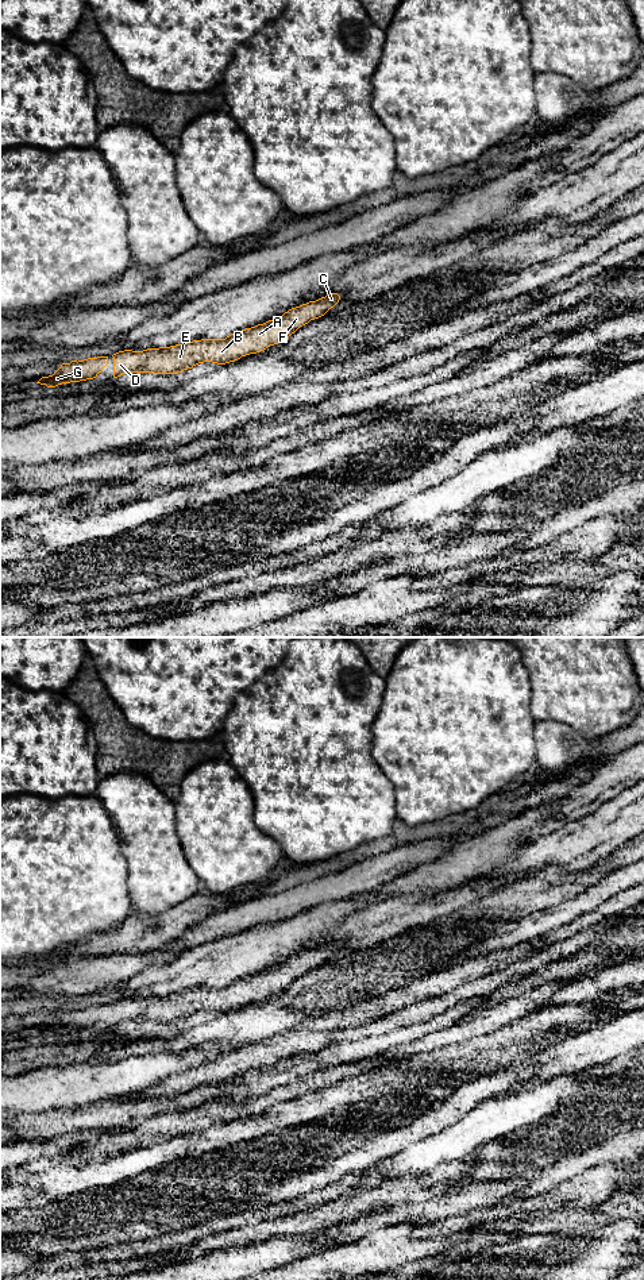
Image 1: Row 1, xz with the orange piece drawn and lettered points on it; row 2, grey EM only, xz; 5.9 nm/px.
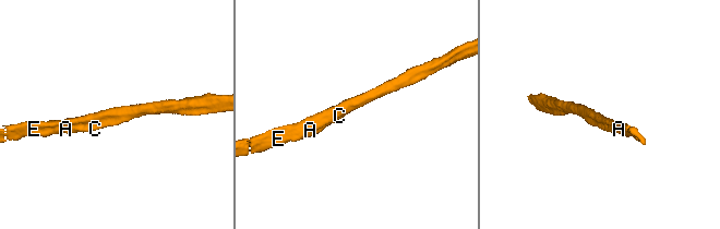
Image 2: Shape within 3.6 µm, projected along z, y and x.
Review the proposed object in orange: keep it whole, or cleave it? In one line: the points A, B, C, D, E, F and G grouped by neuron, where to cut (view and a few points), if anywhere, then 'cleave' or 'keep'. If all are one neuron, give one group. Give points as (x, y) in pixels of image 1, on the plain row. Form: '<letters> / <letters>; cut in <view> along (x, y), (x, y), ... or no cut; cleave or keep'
A B C D E F G; no cut; keep

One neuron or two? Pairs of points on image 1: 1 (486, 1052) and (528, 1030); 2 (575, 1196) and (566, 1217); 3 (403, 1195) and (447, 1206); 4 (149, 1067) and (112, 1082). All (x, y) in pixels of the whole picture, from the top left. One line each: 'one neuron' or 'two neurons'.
1: one neuron
2: two neurons
3: two neurons
4: one neuron

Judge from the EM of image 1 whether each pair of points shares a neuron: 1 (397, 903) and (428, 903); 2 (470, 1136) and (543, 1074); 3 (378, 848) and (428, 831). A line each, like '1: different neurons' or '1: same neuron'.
1: same neuron
2: different neurons
3: same neuron

